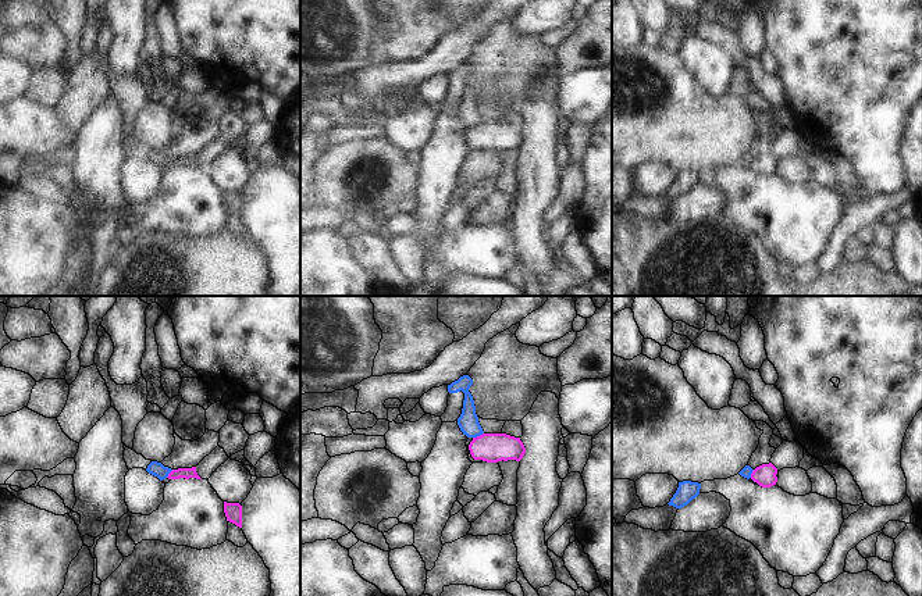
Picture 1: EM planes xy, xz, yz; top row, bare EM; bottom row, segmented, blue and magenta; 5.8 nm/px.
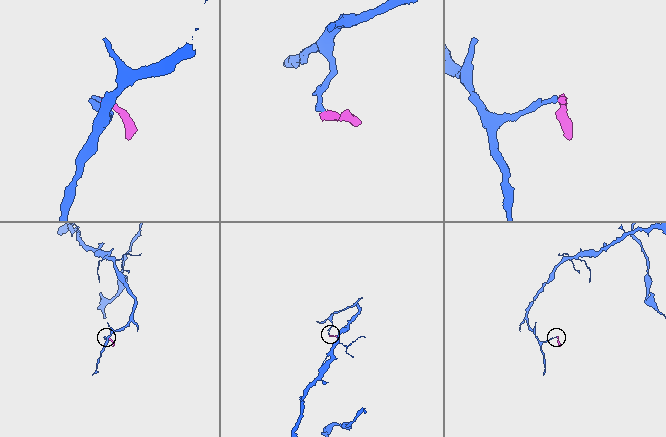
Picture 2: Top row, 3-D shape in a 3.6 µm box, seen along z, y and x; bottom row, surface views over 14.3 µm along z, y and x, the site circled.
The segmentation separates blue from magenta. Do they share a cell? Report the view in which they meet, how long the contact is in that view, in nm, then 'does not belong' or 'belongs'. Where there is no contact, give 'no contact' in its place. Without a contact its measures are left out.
xz | 70 nm | does not belong

